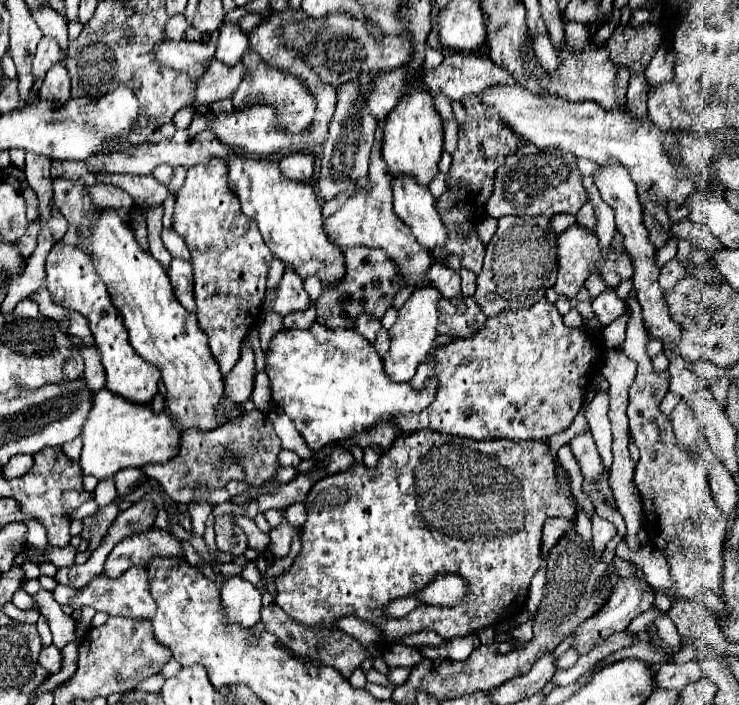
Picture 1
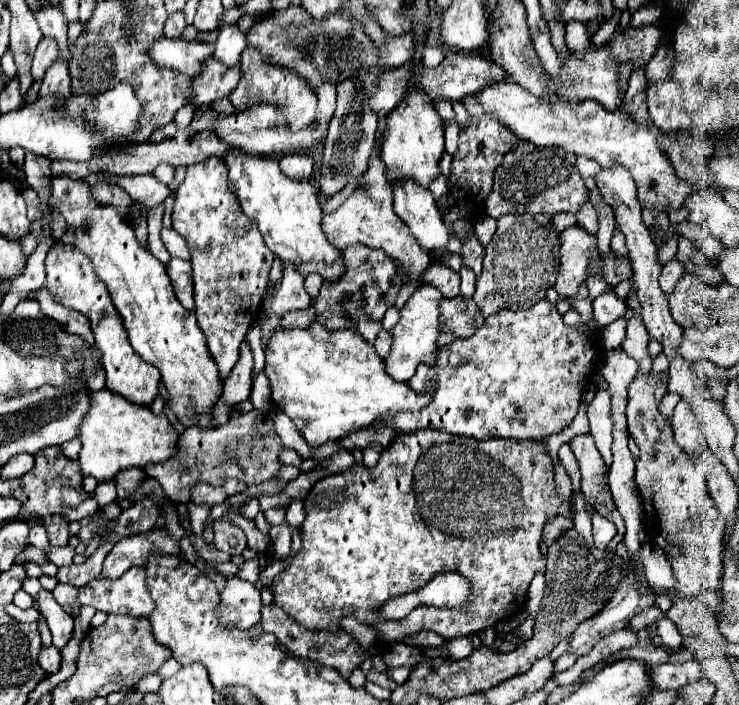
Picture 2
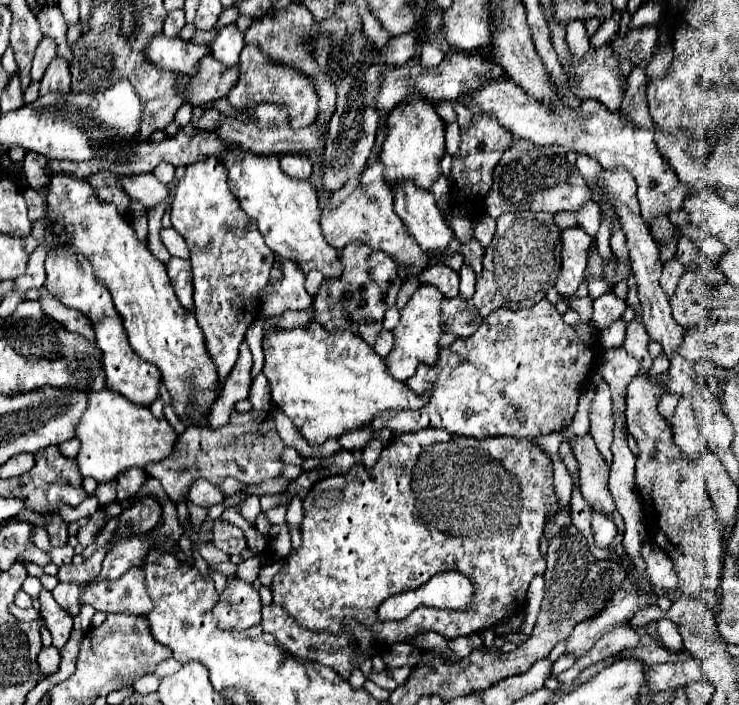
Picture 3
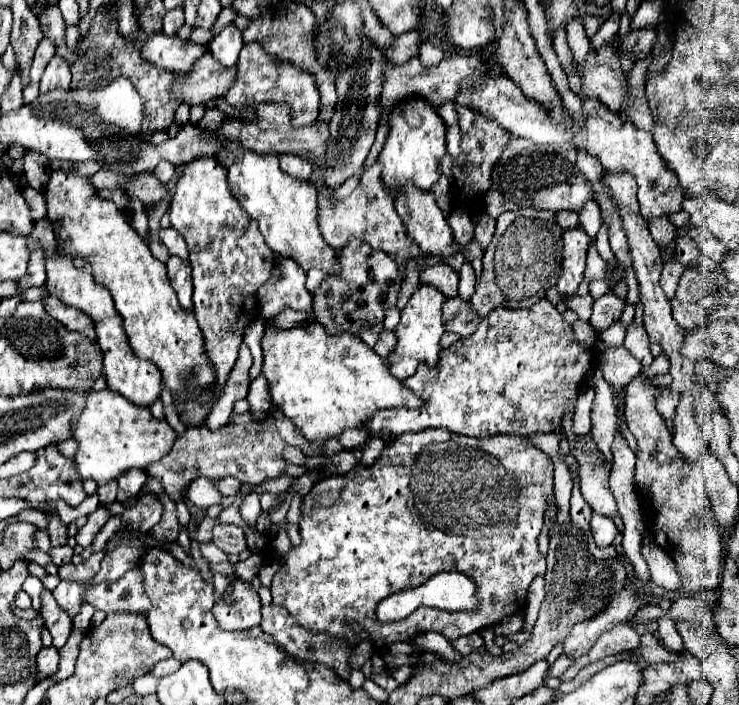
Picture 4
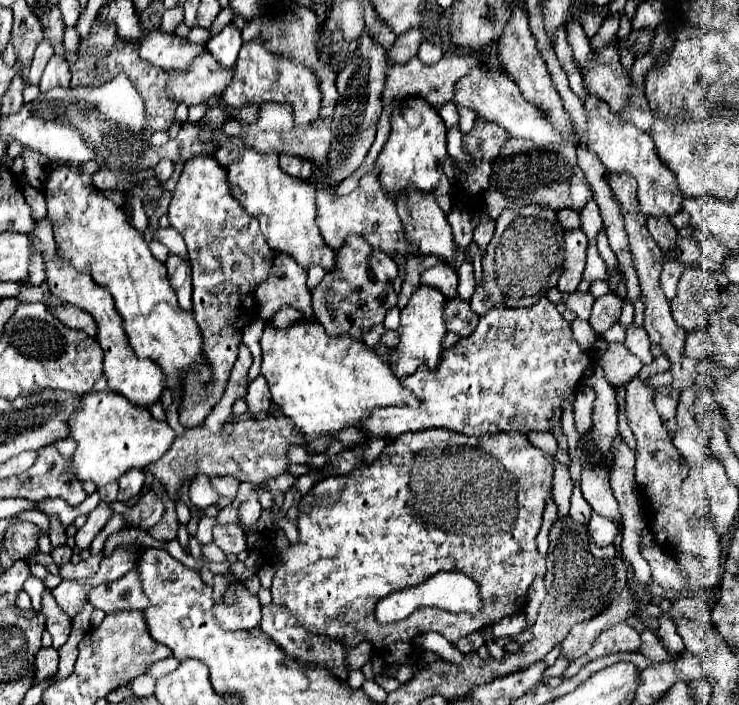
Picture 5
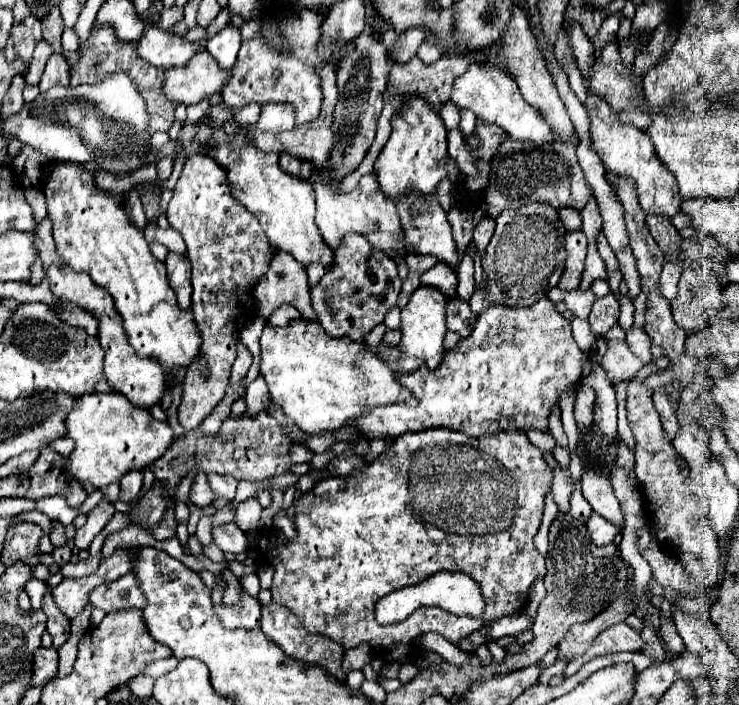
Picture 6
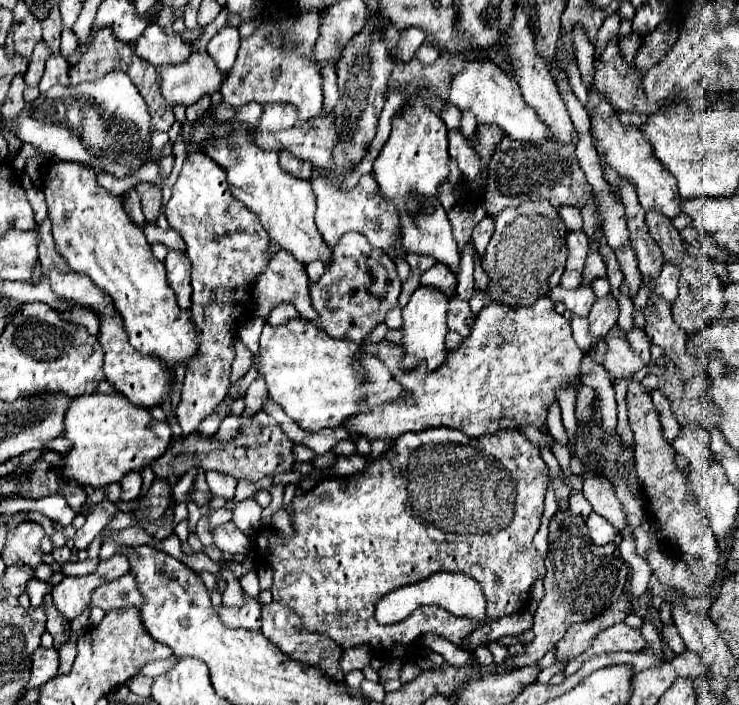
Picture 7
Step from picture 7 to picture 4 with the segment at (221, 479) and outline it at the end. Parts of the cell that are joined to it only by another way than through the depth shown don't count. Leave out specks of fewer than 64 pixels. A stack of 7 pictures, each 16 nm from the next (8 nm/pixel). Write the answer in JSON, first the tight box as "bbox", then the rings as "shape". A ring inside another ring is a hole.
{"bbox":[214,478,240,496],"shape":[[[224,478],[224,480],[220,480],[218,484],[214,484],[224,496],[234,496],[238,490],[240,490],[240,482],[236,480],[236,478]]]}

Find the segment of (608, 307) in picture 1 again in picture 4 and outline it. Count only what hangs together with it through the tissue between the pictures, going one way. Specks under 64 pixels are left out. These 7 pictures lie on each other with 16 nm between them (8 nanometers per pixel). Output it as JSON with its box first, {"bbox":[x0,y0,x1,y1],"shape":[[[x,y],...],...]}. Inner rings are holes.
{"bbox":[590,292,626,332],"shape":[[[608,292],[608,294],[600,296],[600,298],[596,298],[590,324],[598,332],[606,330],[612,322],[620,320],[620,314],[624,312],[624,306],[626,306],[626,302],[622,298],[618,298],[614,292]]]}

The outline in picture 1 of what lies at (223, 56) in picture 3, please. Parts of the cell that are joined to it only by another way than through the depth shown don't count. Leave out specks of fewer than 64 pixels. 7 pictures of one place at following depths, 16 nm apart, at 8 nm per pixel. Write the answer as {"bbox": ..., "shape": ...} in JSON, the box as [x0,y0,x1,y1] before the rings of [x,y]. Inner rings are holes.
{"bbox":[216,22,250,66],"shape":[[[226,22],[220,28],[220,38],[216,46],[218,46],[216,58],[228,66],[236,66],[246,54],[246,50],[250,48],[250,42],[248,42],[248,34],[242,32],[238,24]]]}

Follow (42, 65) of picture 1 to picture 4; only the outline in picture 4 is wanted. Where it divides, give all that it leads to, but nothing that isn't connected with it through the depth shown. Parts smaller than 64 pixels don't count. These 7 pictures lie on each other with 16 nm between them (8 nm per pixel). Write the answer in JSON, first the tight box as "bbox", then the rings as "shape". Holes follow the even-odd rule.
{"bbox":[30,38,56,84],"shape":[[[42,38],[42,42],[36,48],[34,62],[32,62],[32,70],[30,70],[30,82],[32,84],[38,84],[40,82],[42,74],[44,74],[44,68],[48,66],[48,60],[52,60],[52,56],[56,56],[54,42],[48,40],[48,38]]]}

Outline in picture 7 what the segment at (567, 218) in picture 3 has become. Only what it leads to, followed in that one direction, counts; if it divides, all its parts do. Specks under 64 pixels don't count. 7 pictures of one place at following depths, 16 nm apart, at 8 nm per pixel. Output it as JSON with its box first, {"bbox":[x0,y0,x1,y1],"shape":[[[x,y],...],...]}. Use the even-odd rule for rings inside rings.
{"bbox":[558,206,582,230],"shape":[[[564,206],[564,208],[558,210],[558,214],[564,220],[564,226],[568,230],[582,230],[582,216],[580,216],[580,210],[578,208]]]}

